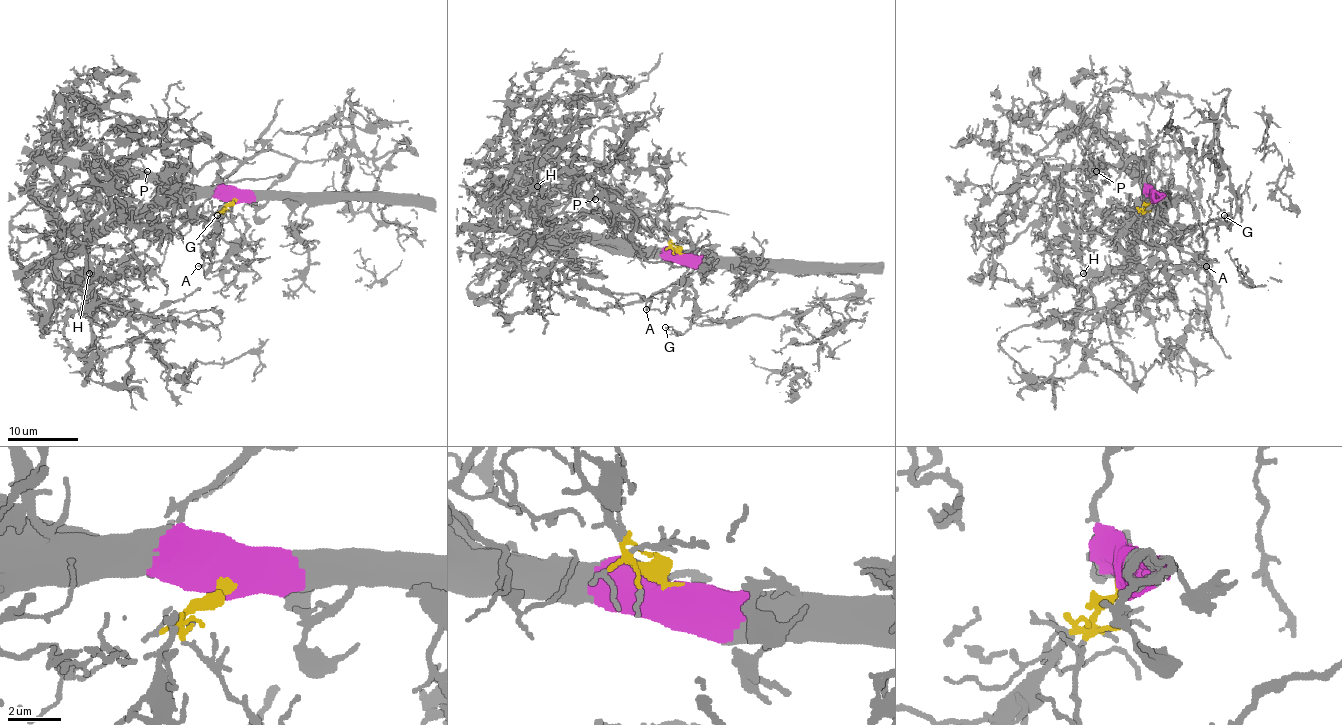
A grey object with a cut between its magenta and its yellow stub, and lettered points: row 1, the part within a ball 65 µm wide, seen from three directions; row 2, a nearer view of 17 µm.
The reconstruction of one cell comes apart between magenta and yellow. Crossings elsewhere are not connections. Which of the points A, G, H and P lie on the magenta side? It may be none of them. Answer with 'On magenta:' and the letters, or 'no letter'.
On magenta: H, P

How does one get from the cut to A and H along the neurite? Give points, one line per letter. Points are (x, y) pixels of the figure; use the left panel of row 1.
A: (233, 200), (223, 208), (226, 219), (249, 245), (239, 242), (218, 261), (198, 266)
H: (233, 200), (182, 196), (161, 205), (124, 210), (95, 228), (56, 266), (63, 282), (75, 272), (89, 273)

